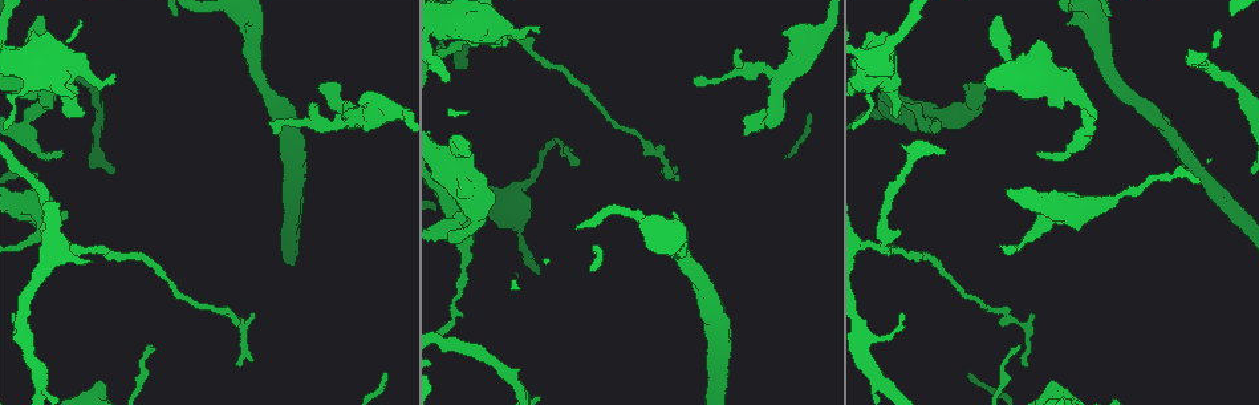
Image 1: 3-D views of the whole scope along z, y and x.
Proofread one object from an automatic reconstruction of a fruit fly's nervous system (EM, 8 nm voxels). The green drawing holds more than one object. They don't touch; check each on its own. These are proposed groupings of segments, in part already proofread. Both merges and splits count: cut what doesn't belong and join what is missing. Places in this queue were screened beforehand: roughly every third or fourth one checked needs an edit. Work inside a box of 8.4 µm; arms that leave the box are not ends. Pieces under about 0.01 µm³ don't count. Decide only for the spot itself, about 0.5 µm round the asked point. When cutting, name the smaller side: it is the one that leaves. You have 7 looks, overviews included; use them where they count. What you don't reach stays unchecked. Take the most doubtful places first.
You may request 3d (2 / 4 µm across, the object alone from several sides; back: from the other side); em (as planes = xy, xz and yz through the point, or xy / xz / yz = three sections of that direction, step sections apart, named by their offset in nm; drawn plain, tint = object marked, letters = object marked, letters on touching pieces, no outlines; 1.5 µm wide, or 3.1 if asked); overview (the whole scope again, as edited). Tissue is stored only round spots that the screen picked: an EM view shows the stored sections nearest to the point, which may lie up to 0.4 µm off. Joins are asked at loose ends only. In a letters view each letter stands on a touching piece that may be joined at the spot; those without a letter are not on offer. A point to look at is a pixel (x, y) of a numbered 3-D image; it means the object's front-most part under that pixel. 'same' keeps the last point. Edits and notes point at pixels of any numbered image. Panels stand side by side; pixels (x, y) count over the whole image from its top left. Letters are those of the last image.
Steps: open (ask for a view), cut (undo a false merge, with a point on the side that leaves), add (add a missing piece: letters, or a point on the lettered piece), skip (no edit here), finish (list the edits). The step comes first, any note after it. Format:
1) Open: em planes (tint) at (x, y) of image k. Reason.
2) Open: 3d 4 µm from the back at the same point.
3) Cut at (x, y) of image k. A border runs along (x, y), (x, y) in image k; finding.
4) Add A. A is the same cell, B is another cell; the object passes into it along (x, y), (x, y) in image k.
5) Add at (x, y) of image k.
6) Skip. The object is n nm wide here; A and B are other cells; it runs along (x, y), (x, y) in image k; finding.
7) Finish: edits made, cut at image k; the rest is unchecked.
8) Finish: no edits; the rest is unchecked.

Open: 3d 4 µm at (67, 210) of image 1.

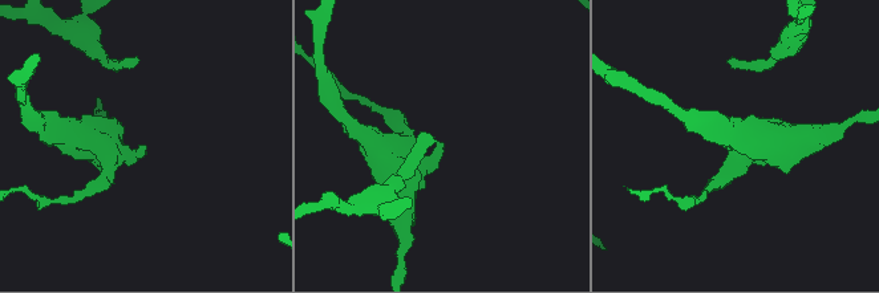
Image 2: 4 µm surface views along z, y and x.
Open: em planes (letters) at (142, 146) of image 2. Shape alone is not enough.

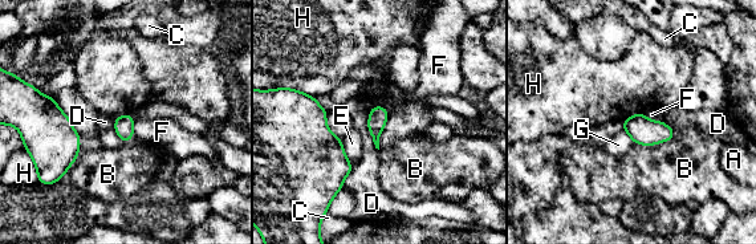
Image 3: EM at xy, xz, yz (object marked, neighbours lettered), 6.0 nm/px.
Skip. A, B, C, D, E, F, G and H are other cells; a border runs along (643, 113), (629, 116), (621, 123) in image 3; none of them fits.

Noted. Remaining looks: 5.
Open: 3d 2 µm at (62, 244) of image 1. Sudden change in width.

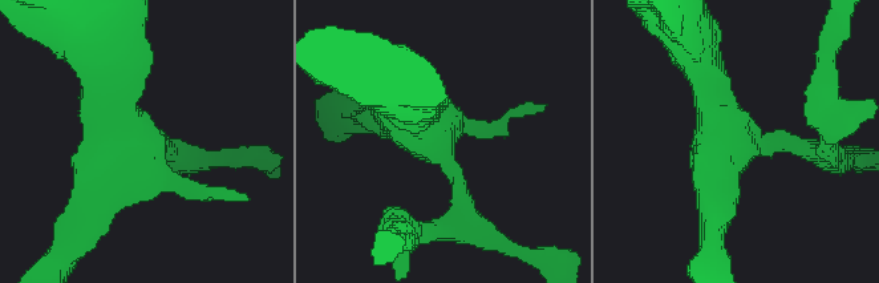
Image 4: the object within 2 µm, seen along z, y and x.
Open: em planes (tint) at (459, 184) of image 4.

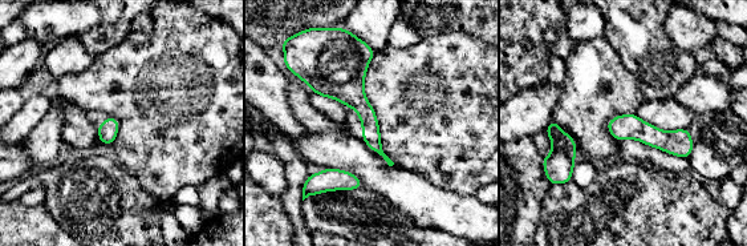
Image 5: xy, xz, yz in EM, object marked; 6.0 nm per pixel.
Open: em planes (letters) at the same point. See the neighbours.

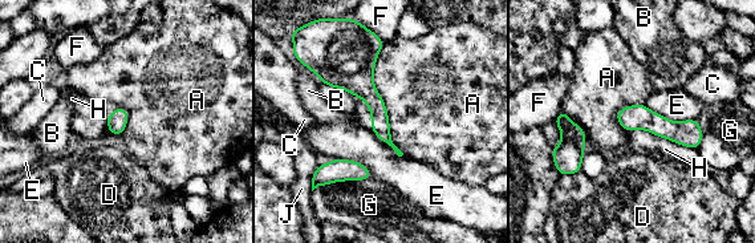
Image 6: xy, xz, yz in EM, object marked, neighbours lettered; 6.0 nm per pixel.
Skip. A, B, C, D, E, F, G, H and J are other cells; it runs along (620, 116), (642, 117), (698, 138) in image 6; all the same cell.

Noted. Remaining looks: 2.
Open: 3d 2 µm at (316, 104) of image 1. An open end.

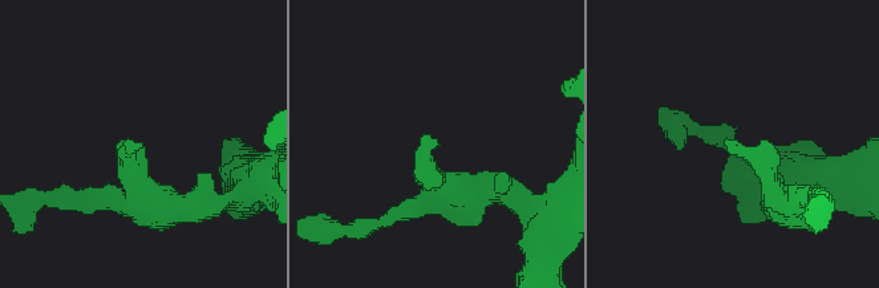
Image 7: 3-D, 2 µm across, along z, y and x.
Open: em planes (letters) at (427, 136) of image 7.

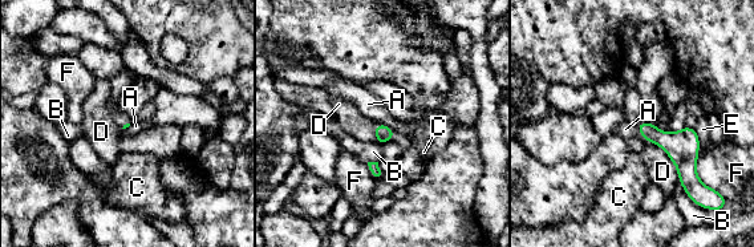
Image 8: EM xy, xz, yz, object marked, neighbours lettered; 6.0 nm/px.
Skip. A, B, C, D, E and F are other cells; no lettered piece goes on from it.

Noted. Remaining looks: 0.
Finish: no edits; the rest is unchecked.

